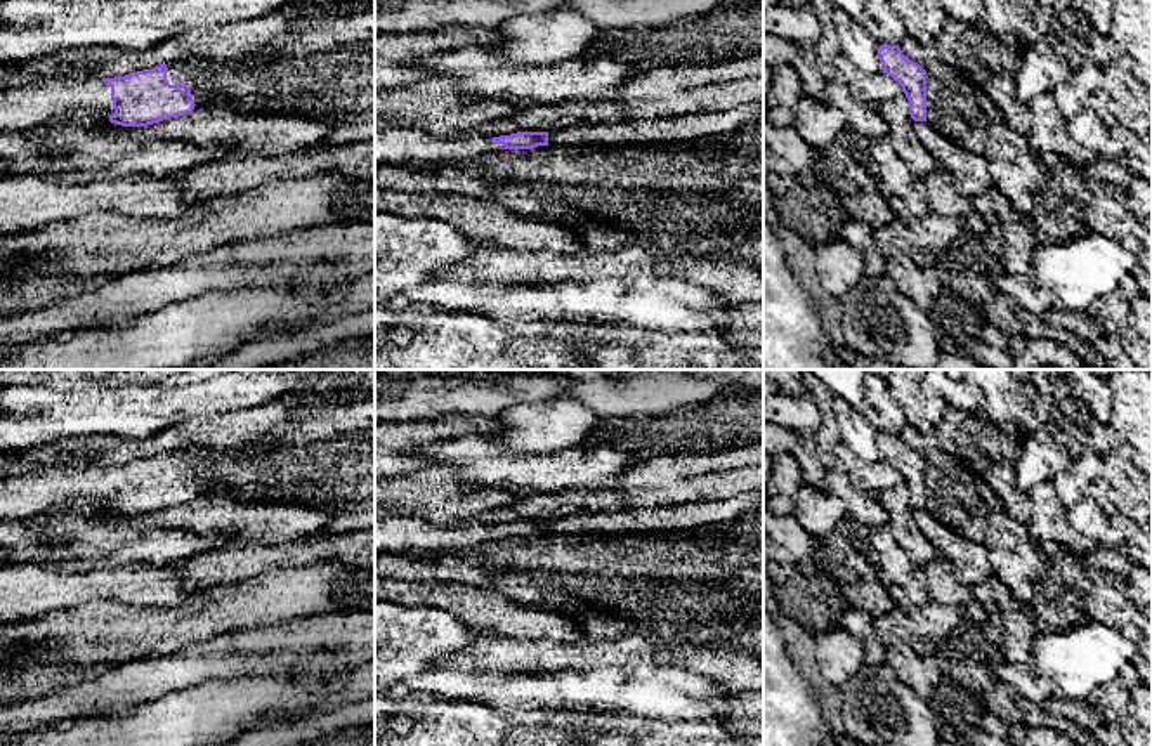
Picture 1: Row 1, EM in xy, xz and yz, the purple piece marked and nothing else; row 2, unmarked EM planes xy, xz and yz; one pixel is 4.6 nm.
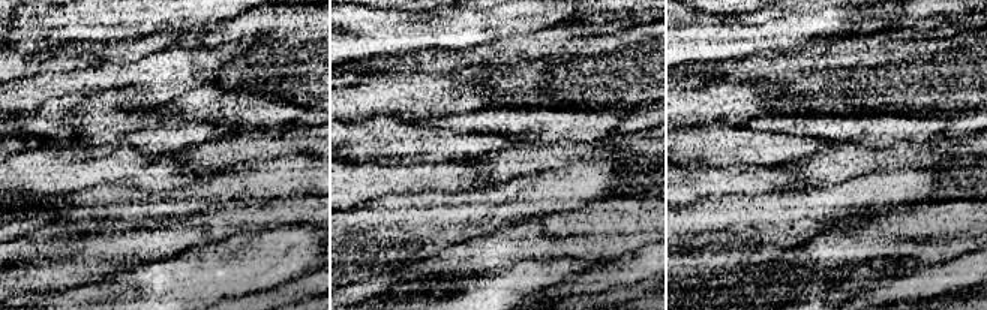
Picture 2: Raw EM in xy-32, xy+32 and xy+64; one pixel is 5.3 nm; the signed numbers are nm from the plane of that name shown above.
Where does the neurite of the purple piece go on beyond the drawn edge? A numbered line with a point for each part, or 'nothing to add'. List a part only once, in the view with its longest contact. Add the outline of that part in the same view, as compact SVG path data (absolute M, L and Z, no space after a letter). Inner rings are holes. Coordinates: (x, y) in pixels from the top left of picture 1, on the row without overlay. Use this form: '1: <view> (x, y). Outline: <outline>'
1: xy (195, 462). Outline: M191 448L167 453L167 468L170 474L182 472L191 477L194 493L208 488L208 472L212 467L210 448Z
2: xy (84, 486). Outline: M47 463L0 479L0 520L29 522L64 503L69 514L92 515L113 501L111 475L95 463Z

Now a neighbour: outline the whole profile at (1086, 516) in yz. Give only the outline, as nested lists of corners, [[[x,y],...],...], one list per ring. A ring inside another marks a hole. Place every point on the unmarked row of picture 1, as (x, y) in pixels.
[[[1083,498],[1067,507],[1065,519],[1072,529],[1090,538],[1096,546],[1121,548],[1123,534],[1091,498]]]

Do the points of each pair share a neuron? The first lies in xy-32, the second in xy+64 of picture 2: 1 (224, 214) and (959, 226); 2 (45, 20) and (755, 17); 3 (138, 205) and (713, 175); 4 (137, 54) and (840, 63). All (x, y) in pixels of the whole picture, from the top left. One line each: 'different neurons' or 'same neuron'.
1: same neuron
2: different neurons
3: different neurons
4: same neuron

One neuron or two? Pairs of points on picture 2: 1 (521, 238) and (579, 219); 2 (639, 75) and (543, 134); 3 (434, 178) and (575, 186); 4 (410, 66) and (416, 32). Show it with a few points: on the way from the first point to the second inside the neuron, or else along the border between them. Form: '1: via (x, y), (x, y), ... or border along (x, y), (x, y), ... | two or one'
1: via (536, 231), (542, 226), (564, 223) | one
2: border along (548, 108), (615, 110), (618, 113) | two
3: border along (495, 186), (453, 192) | two
4: border along (447, 48), (420, 48), (378, 57) | two

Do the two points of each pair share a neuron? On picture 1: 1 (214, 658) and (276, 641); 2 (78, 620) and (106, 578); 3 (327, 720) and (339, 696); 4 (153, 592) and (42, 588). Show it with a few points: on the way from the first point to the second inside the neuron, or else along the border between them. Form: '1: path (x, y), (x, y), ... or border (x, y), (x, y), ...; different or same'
1: path (229, 644), (261, 641); same
2: border (84, 604), (51, 609), (44, 615); different
3: border (356, 700), (328, 710), (313, 710), (292, 720); different
4: path (125, 585), (70, 585); same

